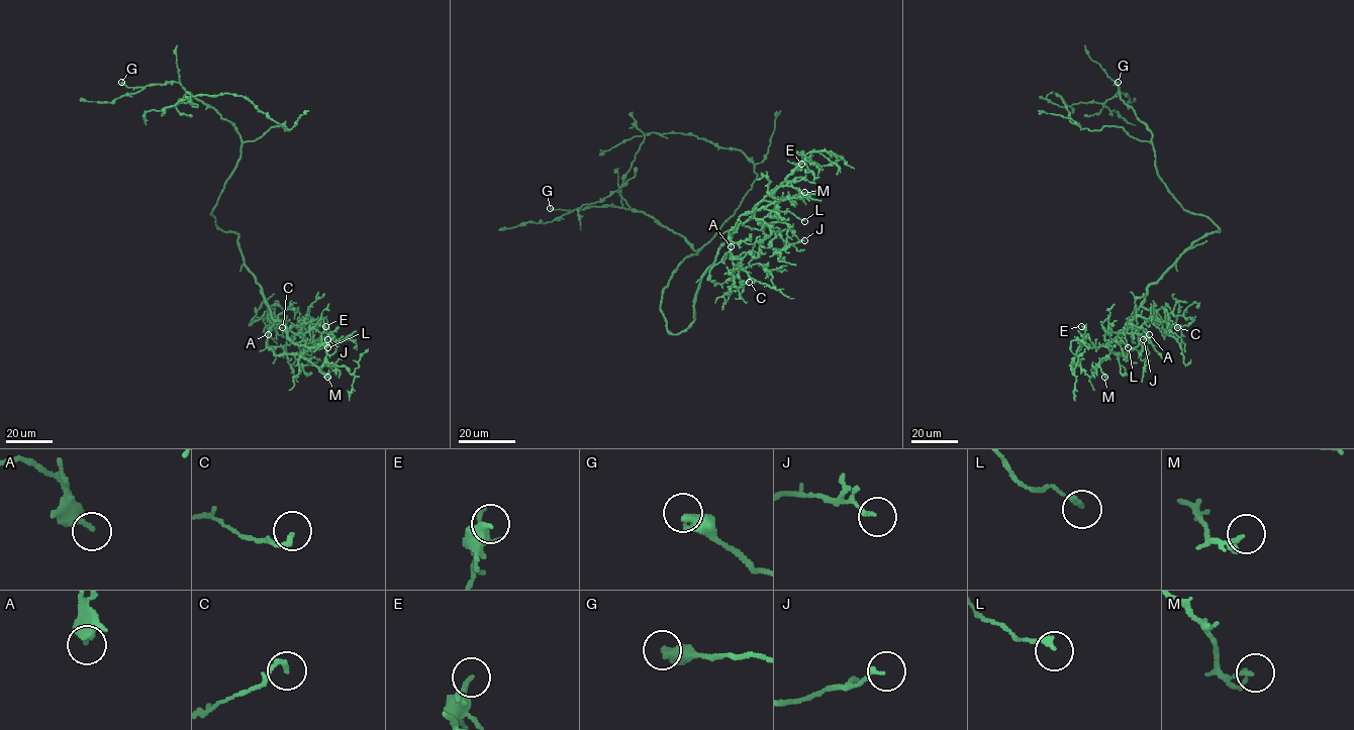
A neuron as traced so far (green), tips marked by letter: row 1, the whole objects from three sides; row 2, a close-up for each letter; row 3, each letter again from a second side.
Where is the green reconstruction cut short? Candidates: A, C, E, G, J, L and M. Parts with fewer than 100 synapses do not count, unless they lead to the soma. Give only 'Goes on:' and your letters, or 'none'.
Goes on: none

